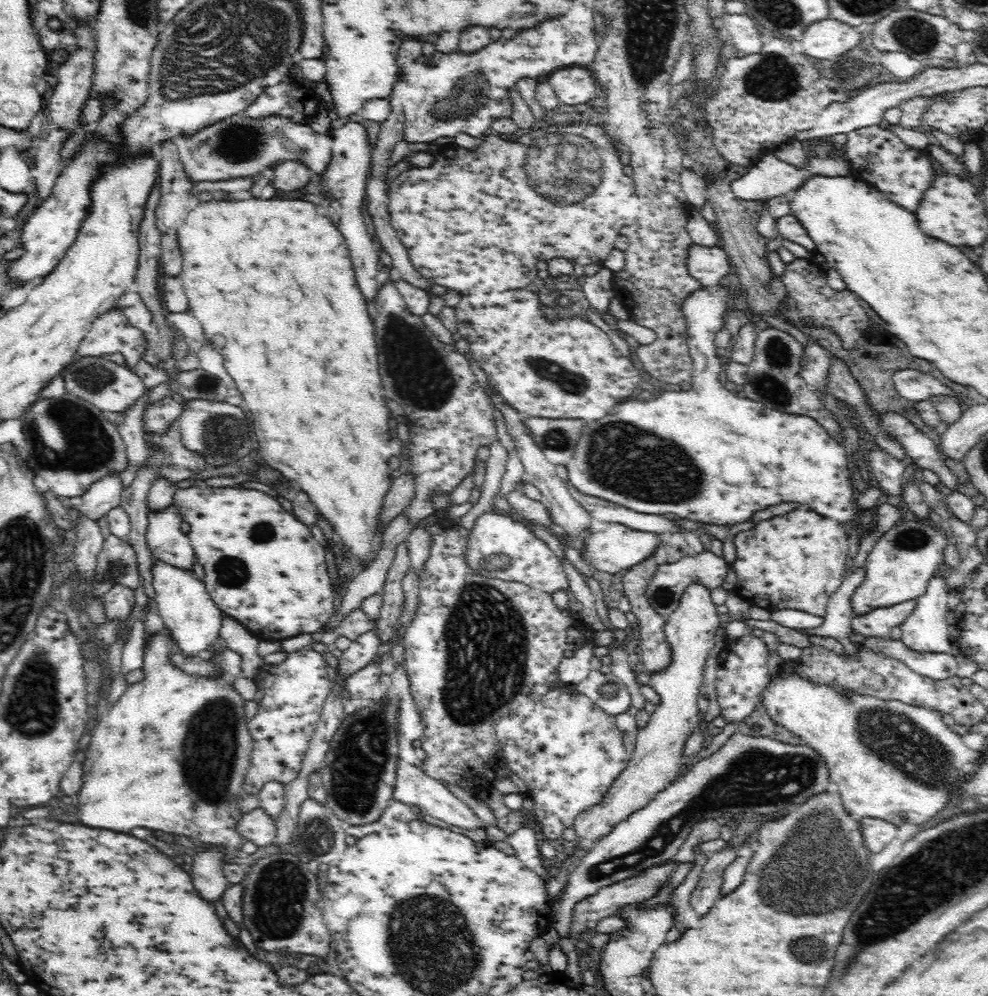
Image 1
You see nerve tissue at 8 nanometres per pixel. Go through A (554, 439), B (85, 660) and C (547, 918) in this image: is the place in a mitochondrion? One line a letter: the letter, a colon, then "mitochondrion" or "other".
A: mitochondrion
B: other
C: other

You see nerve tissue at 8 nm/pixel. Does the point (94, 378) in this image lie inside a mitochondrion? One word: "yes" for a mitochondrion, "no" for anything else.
yes

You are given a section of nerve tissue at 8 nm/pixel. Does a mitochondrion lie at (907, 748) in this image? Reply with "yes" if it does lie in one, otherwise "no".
yes

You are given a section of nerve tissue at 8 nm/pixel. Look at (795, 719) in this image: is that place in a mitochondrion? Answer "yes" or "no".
no

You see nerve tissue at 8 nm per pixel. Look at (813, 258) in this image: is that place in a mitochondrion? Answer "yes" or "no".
no

